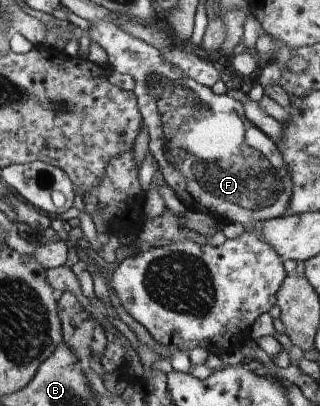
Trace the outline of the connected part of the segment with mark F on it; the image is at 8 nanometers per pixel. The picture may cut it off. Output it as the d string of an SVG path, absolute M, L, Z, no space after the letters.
M91 22L91 40L96 41L108 55L109 63L119 73L134 77L134 94L138 108L150 135L149 149L167 185L192 212L206 212L220 224L239 221L243 226L278 218L286 213L292 192L292 181L279 151L265 132L247 119L244 105L225 94L215 94L209 86L187 77L180 69L161 57L152 45L125 33L113 22Z

